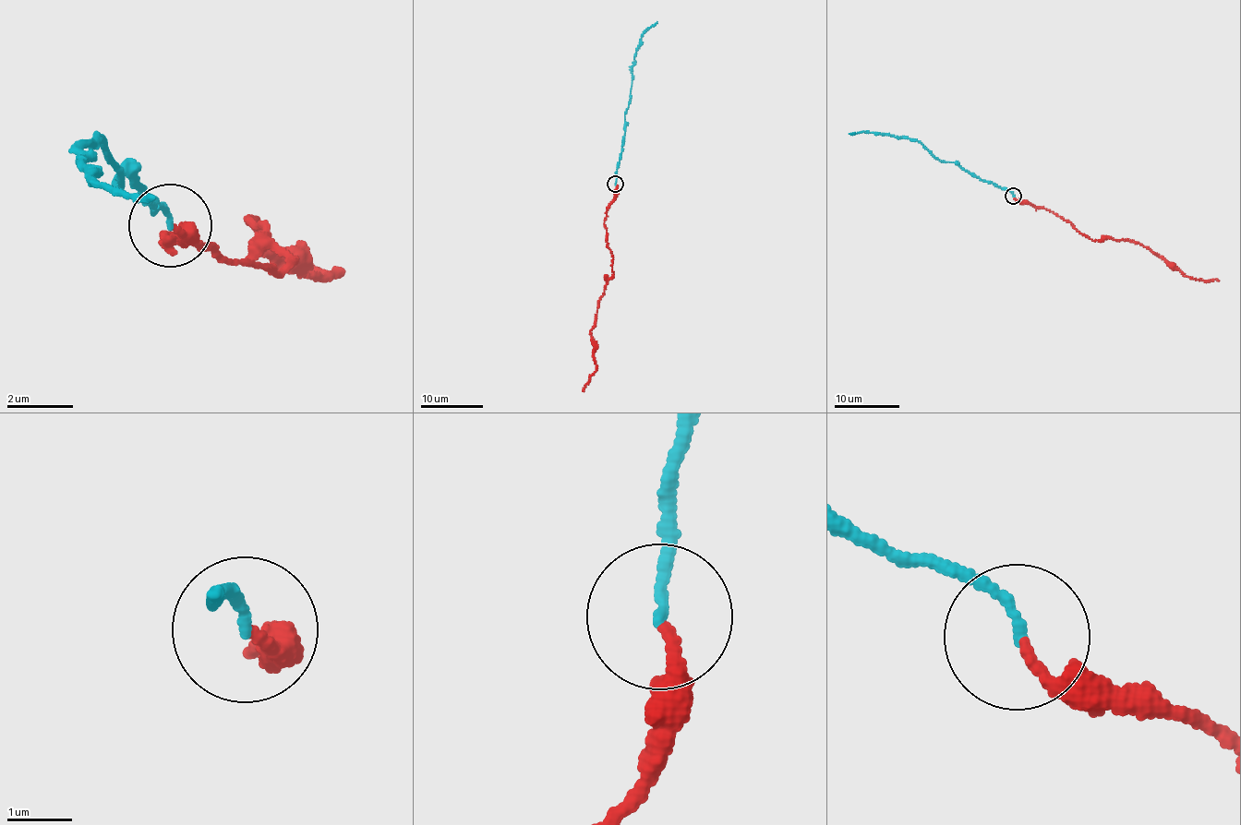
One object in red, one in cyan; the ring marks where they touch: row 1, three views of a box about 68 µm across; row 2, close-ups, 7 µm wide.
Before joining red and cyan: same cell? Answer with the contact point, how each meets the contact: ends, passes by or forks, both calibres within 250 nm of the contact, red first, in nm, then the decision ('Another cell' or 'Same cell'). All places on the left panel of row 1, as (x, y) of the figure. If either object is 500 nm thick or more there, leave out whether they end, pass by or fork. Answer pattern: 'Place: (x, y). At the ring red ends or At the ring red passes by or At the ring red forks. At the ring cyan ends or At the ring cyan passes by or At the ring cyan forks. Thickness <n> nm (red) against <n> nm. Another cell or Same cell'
Place: (170, 225). At the ring red ends. At the ring cyan ends. Thickness 160 nm (red) against 160 nm. Same cell

